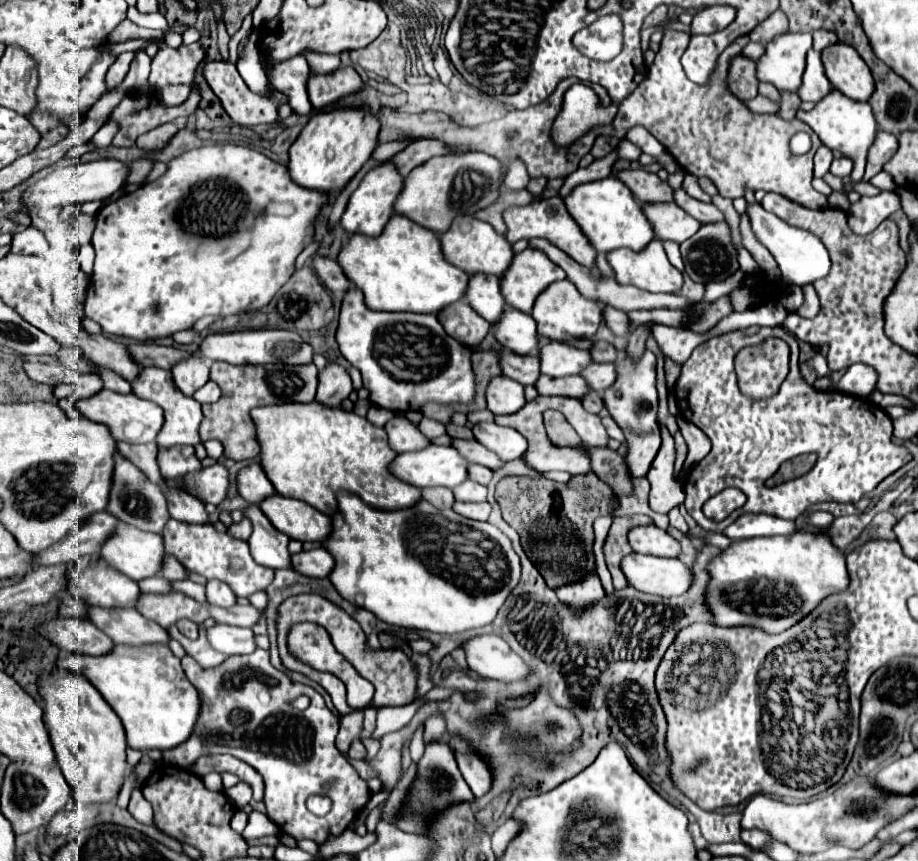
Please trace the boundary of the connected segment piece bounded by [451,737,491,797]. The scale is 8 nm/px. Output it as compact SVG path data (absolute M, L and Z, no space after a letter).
M453 739L451 741L453 745L453 751L455 751L455 757L457 757L457 763L459 763L459 769L467 781L467 785L471 787L473 795L475 797L481 797L489 791L491 787L491 773L489 773L489 767L485 765L485 761L481 757L477 757L475 753L469 751L467 743L461 741L461 739Z

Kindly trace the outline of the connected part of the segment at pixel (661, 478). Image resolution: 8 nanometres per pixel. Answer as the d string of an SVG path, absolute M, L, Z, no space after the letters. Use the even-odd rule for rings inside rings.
M661 427L662 443L649 469L649 483L651 483L651 493L649 493L649 507L657 513L667 515L673 507L683 503L683 487L679 481L673 477L673 461L676 458L675 447L673 447L673 437L665 427Z

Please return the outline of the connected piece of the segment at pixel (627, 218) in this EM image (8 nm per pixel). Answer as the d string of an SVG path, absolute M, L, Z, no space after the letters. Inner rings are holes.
M605 177L599 181L583 183L581 187L575 187L567 197L563 197L563 201L565 201L569 215L577 221L577 225L581 227L589 243L599 253L609 253L621 247L641 251L655 237L649 221L645 219L641 211L641 203L637 203L637 199L631 195L627 185L623 185L615 177Z

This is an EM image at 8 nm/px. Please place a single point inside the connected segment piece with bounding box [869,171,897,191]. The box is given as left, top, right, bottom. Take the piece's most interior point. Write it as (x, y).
(883, 180)

